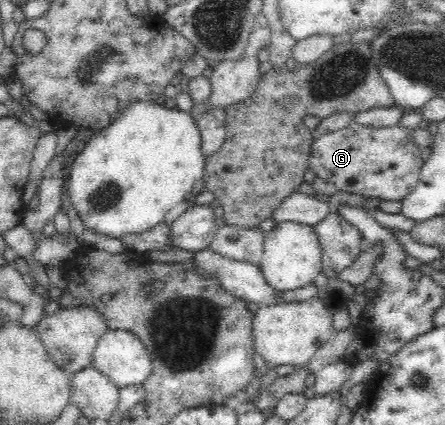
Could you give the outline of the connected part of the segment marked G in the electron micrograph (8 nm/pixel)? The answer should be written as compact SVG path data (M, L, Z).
M351 123L345 128L322 134L312 142L311 152L308 158L308 168L315 172L316 176L334 184L338 190L361 194L366 198L380 198L381 200L401 201L406 194L415 188L419 182L423 158L421 148L413 140L412 130L395 125L390 127L373 128L357 123Z

